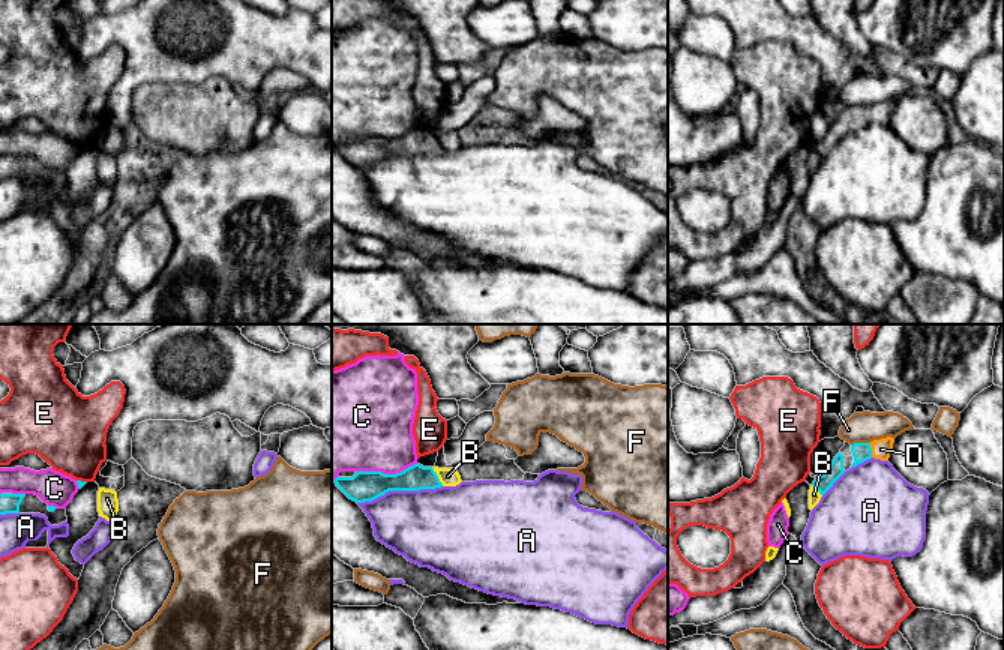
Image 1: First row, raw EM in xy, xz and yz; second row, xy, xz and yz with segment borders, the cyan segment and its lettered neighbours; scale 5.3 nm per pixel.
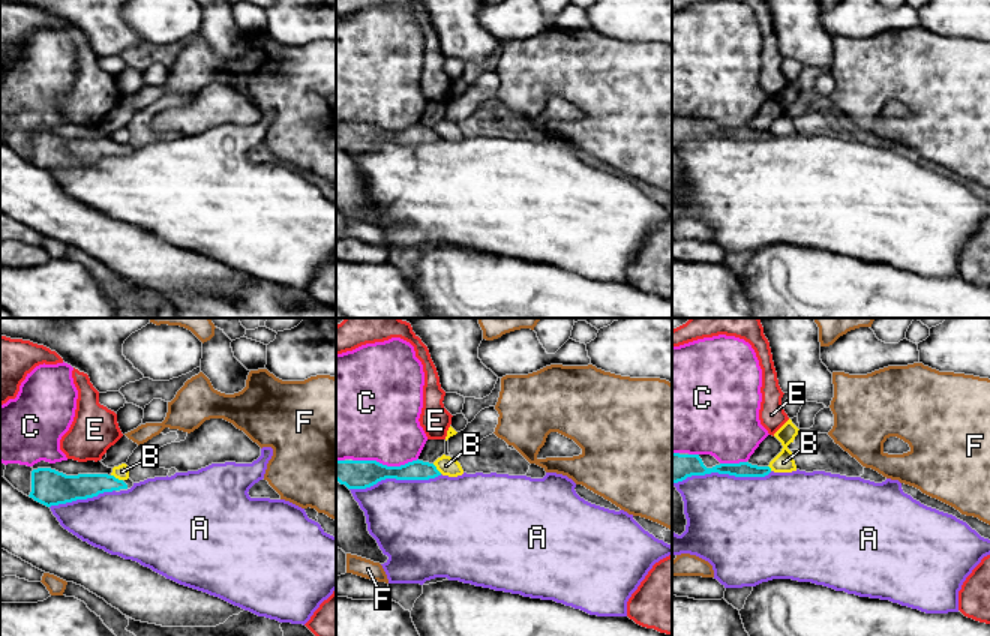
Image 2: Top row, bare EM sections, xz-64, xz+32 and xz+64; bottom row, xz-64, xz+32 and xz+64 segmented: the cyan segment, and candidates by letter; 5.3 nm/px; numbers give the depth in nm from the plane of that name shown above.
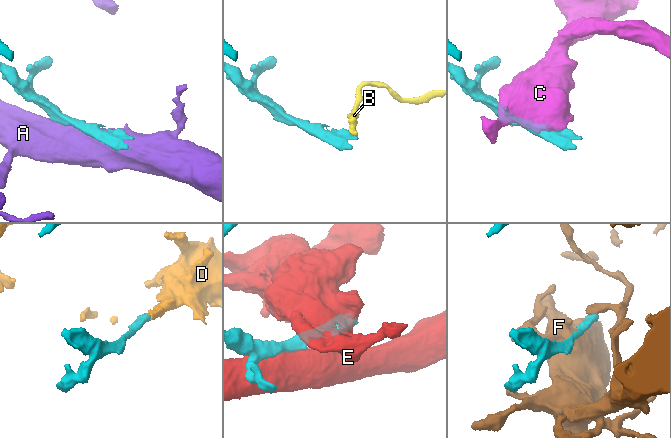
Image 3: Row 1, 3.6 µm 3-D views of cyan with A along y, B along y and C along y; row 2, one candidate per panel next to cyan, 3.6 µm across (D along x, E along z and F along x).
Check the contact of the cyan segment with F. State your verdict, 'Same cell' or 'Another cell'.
Another cell

